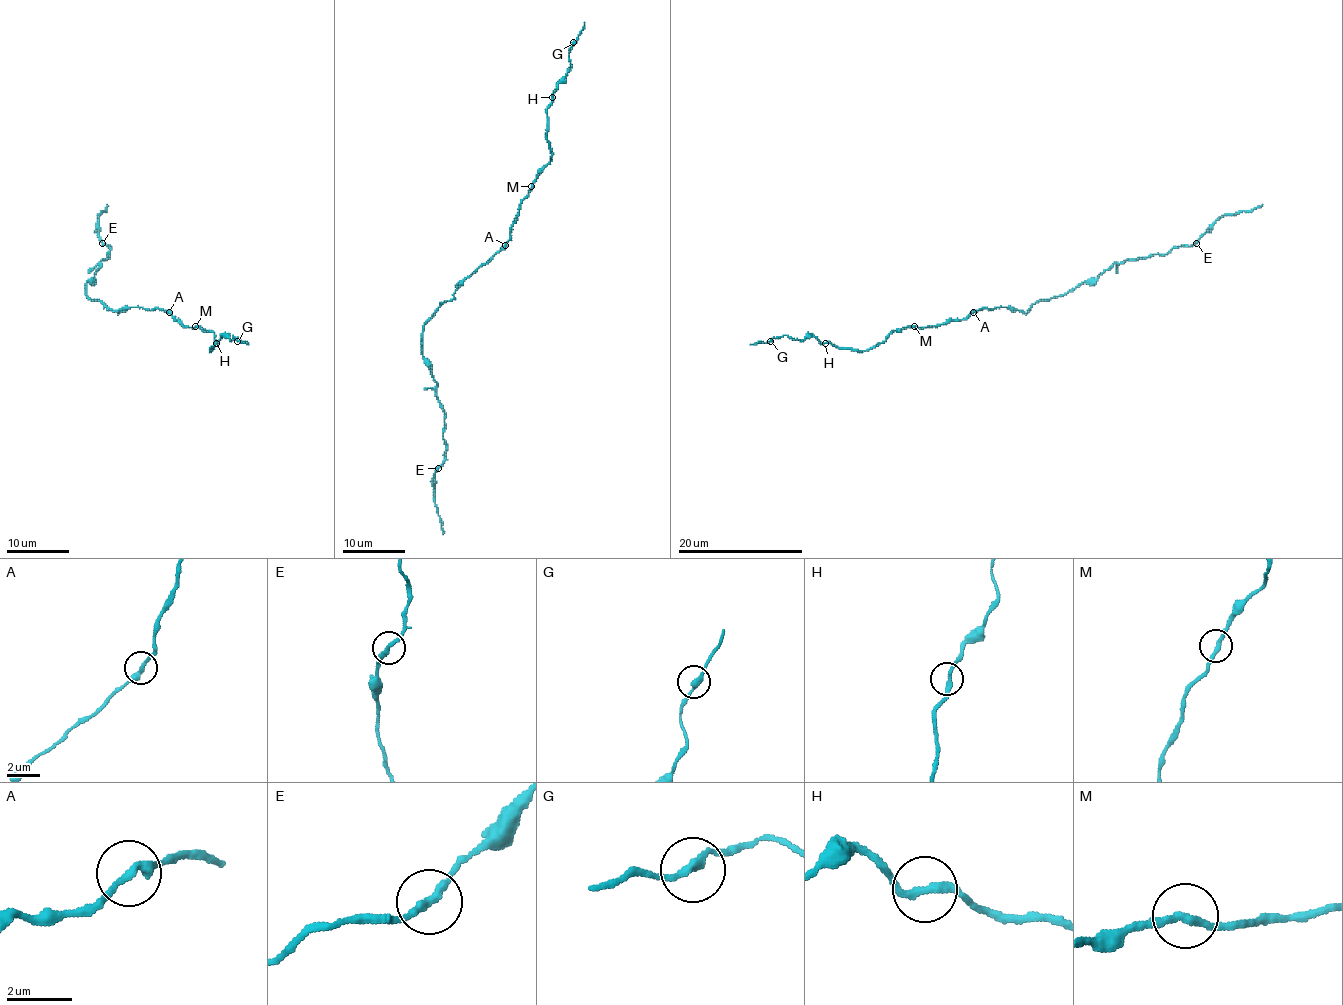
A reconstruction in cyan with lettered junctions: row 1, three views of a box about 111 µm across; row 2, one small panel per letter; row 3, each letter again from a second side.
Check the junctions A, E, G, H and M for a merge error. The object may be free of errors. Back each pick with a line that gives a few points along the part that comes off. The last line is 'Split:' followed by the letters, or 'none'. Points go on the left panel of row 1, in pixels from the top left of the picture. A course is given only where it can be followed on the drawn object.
Split: none

